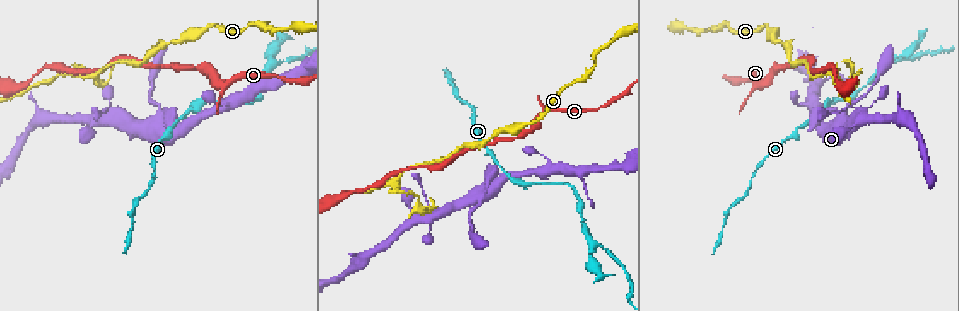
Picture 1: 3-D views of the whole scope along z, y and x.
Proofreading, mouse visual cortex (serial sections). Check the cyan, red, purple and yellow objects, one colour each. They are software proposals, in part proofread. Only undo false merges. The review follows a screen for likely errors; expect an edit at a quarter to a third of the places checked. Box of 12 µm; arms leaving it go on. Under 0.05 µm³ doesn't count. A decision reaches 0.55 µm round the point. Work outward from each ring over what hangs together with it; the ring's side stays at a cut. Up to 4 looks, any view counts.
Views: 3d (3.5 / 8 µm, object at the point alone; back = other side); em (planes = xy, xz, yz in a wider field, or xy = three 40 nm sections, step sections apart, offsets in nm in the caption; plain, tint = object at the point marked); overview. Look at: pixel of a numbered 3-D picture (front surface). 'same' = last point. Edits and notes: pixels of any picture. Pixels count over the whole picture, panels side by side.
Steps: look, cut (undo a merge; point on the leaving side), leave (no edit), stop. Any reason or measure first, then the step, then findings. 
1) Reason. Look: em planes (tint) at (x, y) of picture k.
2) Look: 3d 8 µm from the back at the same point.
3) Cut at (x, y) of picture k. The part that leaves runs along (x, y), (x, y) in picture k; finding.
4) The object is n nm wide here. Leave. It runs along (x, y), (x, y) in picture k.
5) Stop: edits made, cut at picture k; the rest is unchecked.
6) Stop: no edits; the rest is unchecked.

Sharp bend. Look: em xy step 3 (tint) at (542, 109) of picture 1.

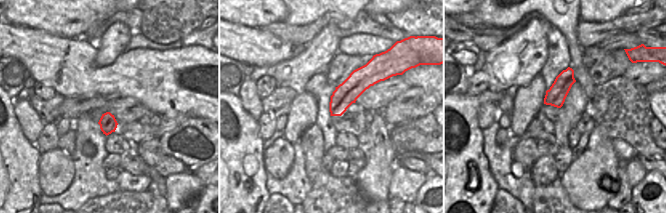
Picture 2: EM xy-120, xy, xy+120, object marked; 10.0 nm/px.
Look: 3d 3.5 µm at the same point.

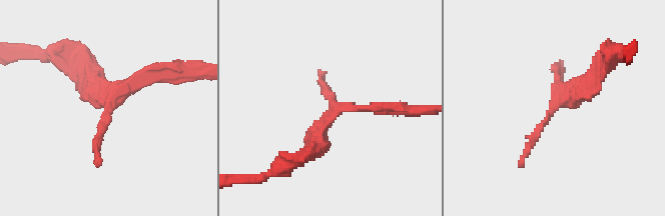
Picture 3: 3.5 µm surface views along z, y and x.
Leave. It runs along (392, 108), (339, 108), (305, 155) in picture 3; all the same cell.

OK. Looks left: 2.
Three-way junction. Look: 3d 3.5 µm at (596, 246) of picture 1.

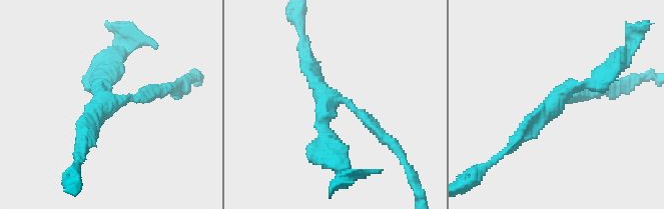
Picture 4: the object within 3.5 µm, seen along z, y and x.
3 arms meet here; the arms are 150, 200, 250 nm wide; need the tissue. Look: em xy step 5 (tint) at (557, 104) of picture 4.

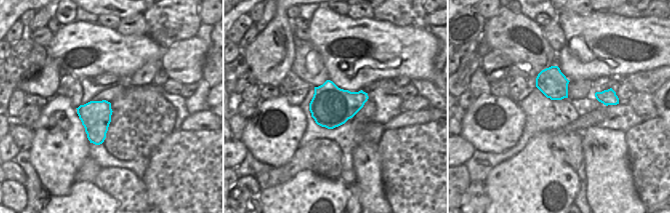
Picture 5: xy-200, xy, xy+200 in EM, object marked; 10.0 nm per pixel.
Cut at (618, 68) of picture 4. The part that leaves runs along (590, 83), (628, 53), (643, 25) in picture 4; a second cell is stuck on.

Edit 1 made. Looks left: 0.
Stop: edits made, cut at picture 4; the rest is unchecked.

